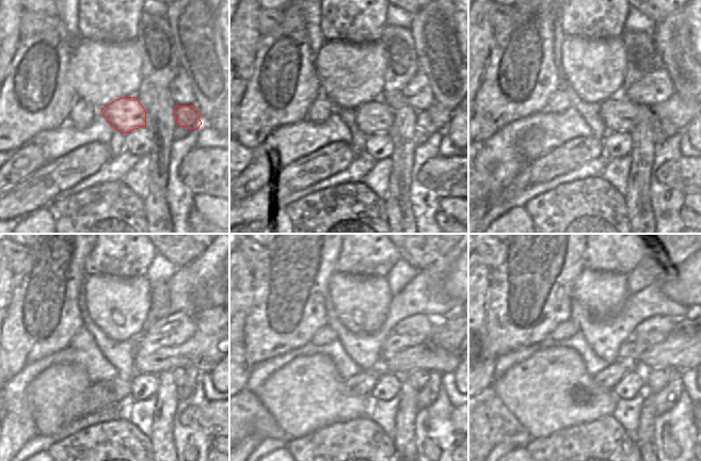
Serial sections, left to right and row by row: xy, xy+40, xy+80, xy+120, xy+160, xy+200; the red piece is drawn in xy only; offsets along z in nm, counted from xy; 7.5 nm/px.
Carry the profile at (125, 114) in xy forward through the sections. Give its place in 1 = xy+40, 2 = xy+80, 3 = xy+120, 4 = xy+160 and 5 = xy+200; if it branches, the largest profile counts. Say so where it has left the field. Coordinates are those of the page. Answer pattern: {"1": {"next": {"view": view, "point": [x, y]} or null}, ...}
{"1": {"next": {"view": "xy+40", "point": [375, 116]}}, "2": {"next": {"view": "xy+80", "point": [620, 115]}}, "3": {"next": {"view": "xy+120", "point": [202, 352]}}, "4": {"next": {"view": "xy+160", "point": [446, 346]}}, "5": {"next": {"view": "xy+200", "point": [685, 347]}}}

